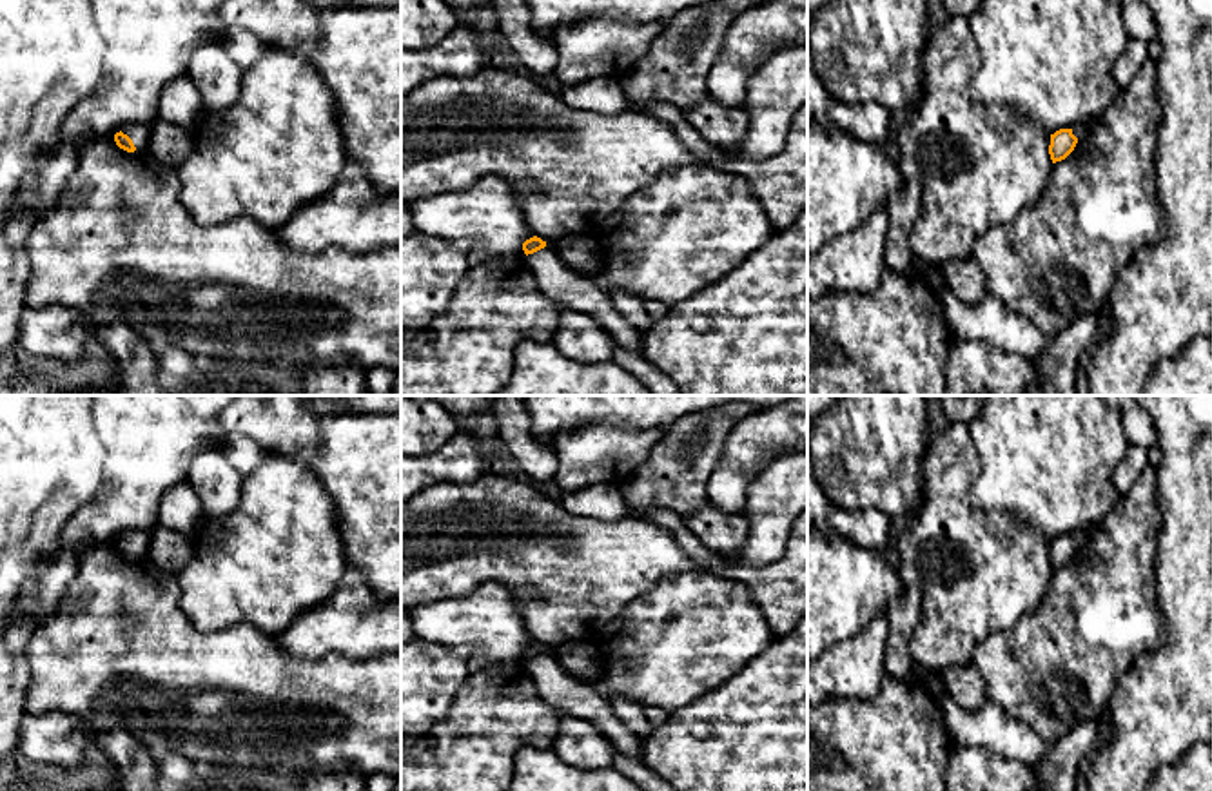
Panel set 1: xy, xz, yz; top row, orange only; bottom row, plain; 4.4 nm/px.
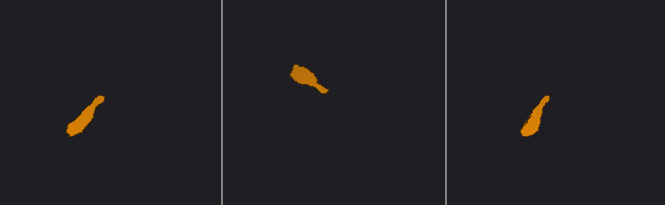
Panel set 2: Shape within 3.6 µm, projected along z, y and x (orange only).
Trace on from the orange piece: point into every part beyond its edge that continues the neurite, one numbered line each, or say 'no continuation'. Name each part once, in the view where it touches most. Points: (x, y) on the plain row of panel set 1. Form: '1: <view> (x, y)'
1: xy (136, 539)

